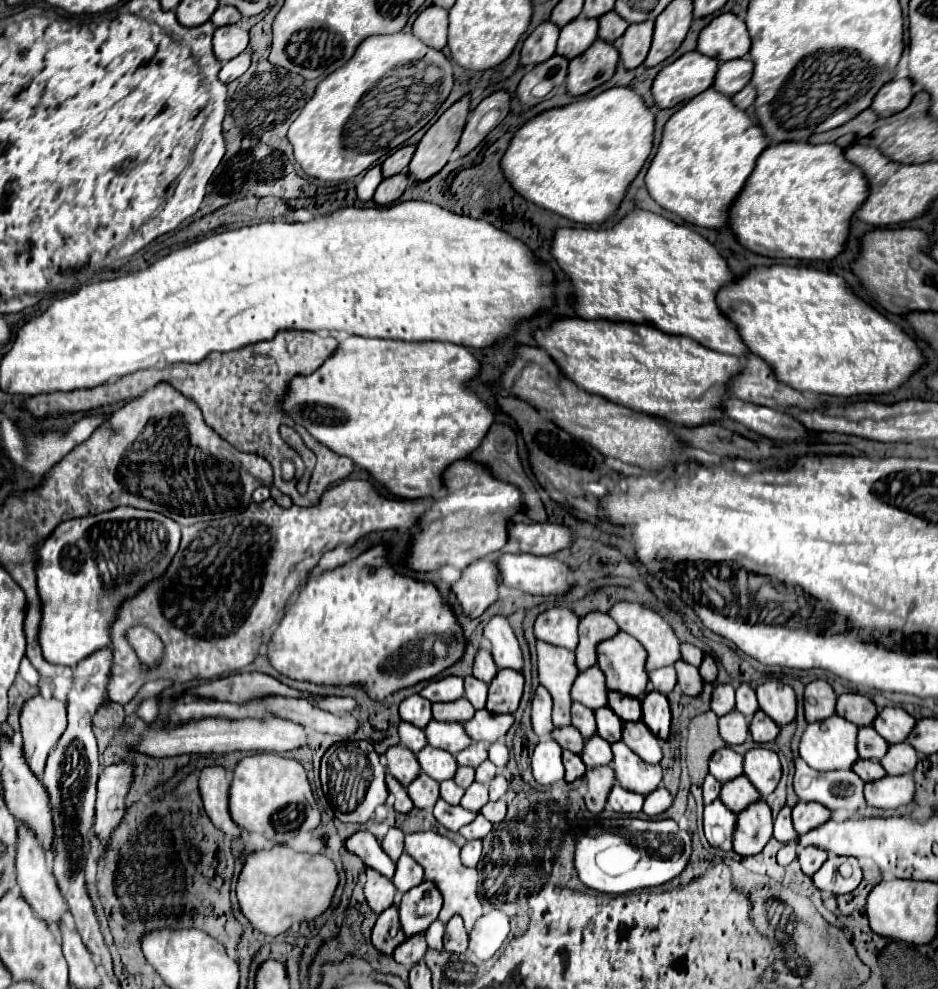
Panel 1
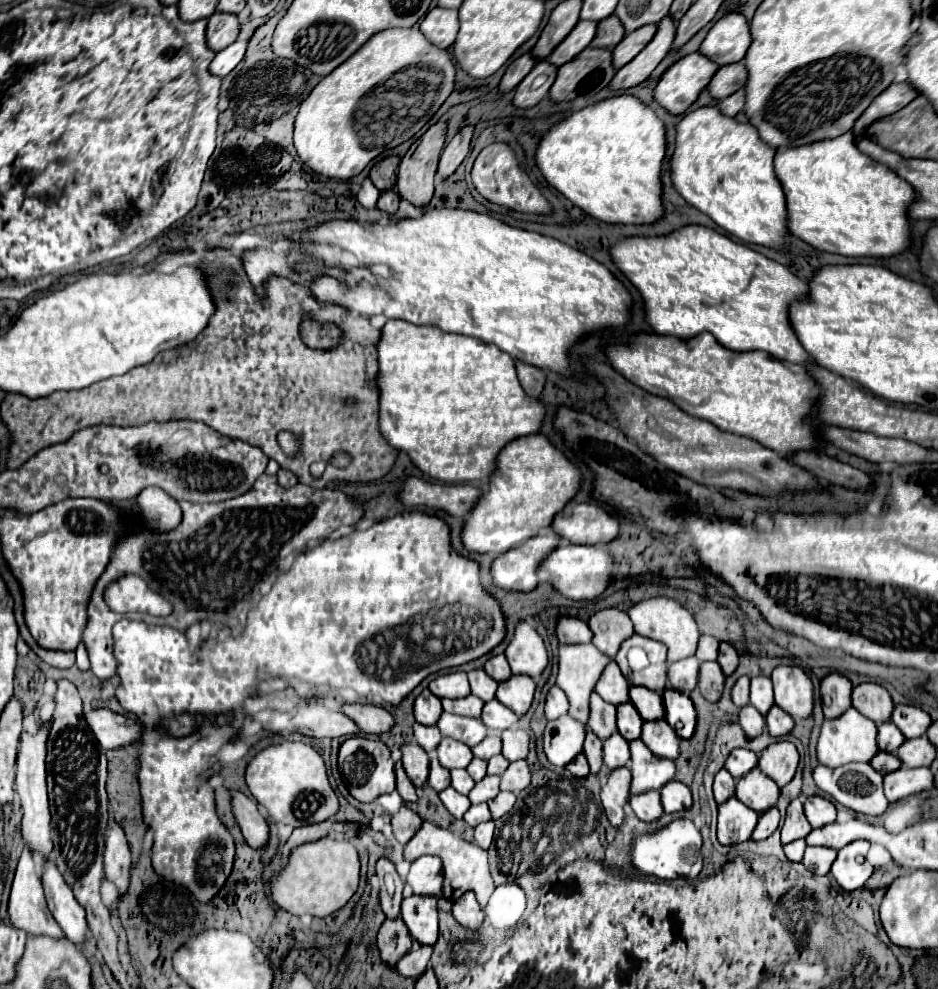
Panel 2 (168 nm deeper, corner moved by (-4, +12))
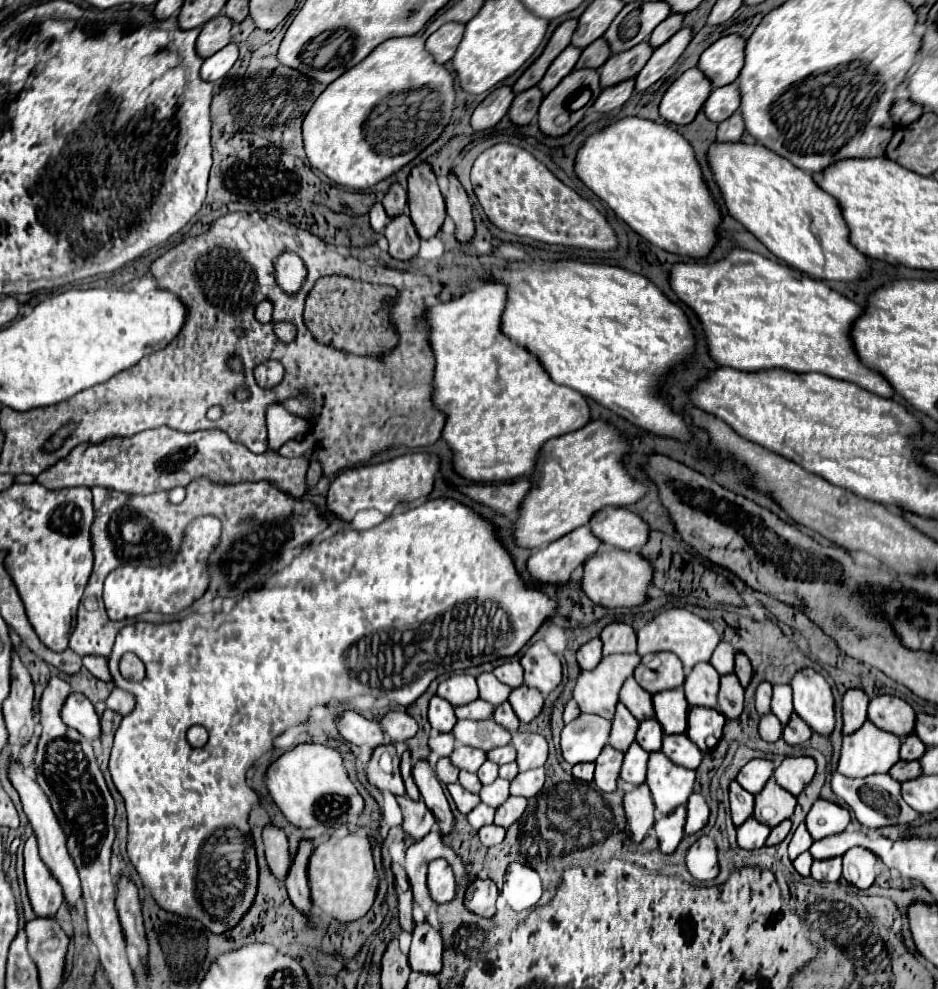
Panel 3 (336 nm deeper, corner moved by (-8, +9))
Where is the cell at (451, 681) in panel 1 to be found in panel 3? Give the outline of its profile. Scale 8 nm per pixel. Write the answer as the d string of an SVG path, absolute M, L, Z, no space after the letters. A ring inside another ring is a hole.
M453 675L453 677L445 679L443 683L439 683L437 695L443 697L445 701L449 701L453 707L459 707L459 705L467 705L467 703L475 701L479 697L479 691L477 691L475 677Z

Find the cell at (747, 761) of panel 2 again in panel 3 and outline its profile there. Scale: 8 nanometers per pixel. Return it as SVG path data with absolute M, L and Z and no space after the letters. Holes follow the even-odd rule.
M753 759L749 761L739 777L737 777L737 783L747 789L749 793L761 793L763 791L763 785L767 785L767 781L773 777L773 771L775 771L775 763L769 761L769 759Z

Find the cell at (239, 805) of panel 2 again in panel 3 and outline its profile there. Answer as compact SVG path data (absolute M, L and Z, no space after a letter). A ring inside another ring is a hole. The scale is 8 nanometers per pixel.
M269 825L263 831L263 843L265 843L265 857L267 857L271 873L277 879L285 879L289 873L289 867L291 867L287 835L281 829L275 829L273 825Z

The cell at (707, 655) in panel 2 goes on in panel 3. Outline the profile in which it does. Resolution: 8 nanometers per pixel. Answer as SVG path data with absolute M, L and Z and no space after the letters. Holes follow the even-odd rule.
M721 641L719 647L715 649L713 657L711 657L711 665L713 665L721 675L727 675L727 673L731 673L731 671L735 669L735 653L737 653L737 651L735 651L733 645Z

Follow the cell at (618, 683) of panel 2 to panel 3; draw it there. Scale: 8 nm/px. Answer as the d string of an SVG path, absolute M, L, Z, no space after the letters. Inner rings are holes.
M627 679L621 689L621 703L639 719L655 717L655 709L651 705L651 693L647 693L635 679Z

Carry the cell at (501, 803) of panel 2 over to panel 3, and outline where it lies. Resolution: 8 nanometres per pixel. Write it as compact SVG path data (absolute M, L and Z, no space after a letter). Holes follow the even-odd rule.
M509 797L501 807L497 807L497 813L495 813L495 825L501 825L501 827L511 827L525 811L527 807L527 799L523 797Z

